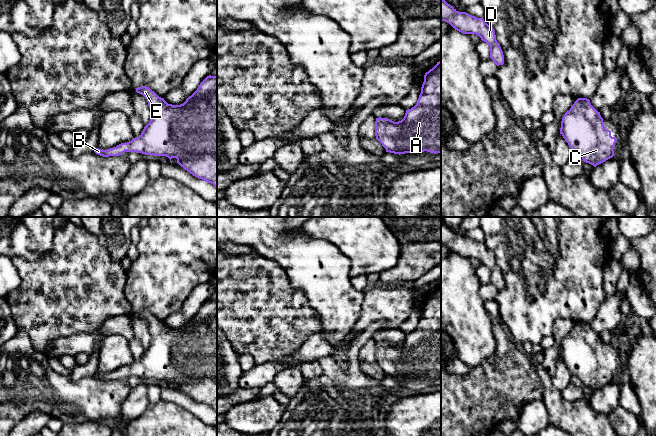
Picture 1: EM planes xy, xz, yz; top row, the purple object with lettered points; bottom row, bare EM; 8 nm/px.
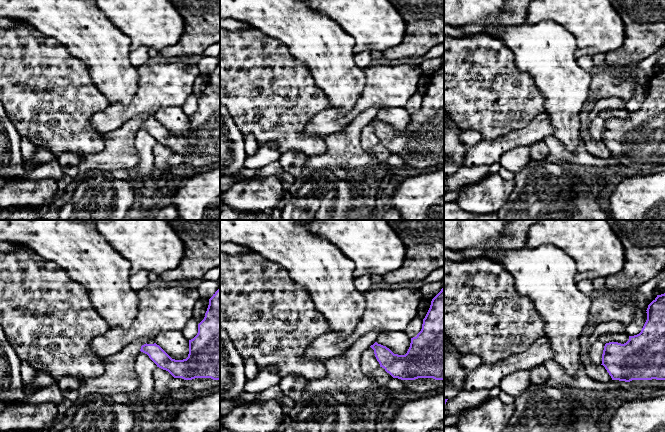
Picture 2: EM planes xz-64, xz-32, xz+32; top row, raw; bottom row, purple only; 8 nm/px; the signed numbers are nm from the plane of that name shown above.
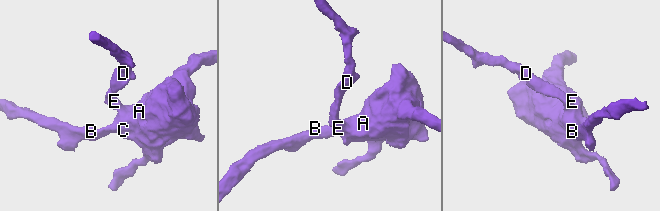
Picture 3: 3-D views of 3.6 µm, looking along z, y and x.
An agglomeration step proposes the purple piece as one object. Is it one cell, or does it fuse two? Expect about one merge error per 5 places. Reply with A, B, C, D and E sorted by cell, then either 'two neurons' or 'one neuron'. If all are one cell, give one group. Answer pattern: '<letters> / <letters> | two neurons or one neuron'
A B C D E | one neuron

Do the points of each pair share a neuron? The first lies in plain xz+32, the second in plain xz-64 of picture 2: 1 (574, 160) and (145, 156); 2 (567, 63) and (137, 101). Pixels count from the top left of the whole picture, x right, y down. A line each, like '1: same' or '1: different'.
1: different
2: different

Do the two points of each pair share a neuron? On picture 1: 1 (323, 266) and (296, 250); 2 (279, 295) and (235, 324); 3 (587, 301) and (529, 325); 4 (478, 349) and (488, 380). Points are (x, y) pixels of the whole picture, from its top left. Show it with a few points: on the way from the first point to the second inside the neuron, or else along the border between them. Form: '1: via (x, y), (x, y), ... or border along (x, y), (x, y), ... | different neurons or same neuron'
1: via (318, 261), (307, 261), (303, 257) | same neuron
2: via (268, 306), (263, 311), (248, 311), (246, 313) | same neuron
3: via (573, 298), (561, 298), (543, 311) | same neuron
4: border along (497, 344), (496, 351), (491, 356), (470, 368) | different neurons

